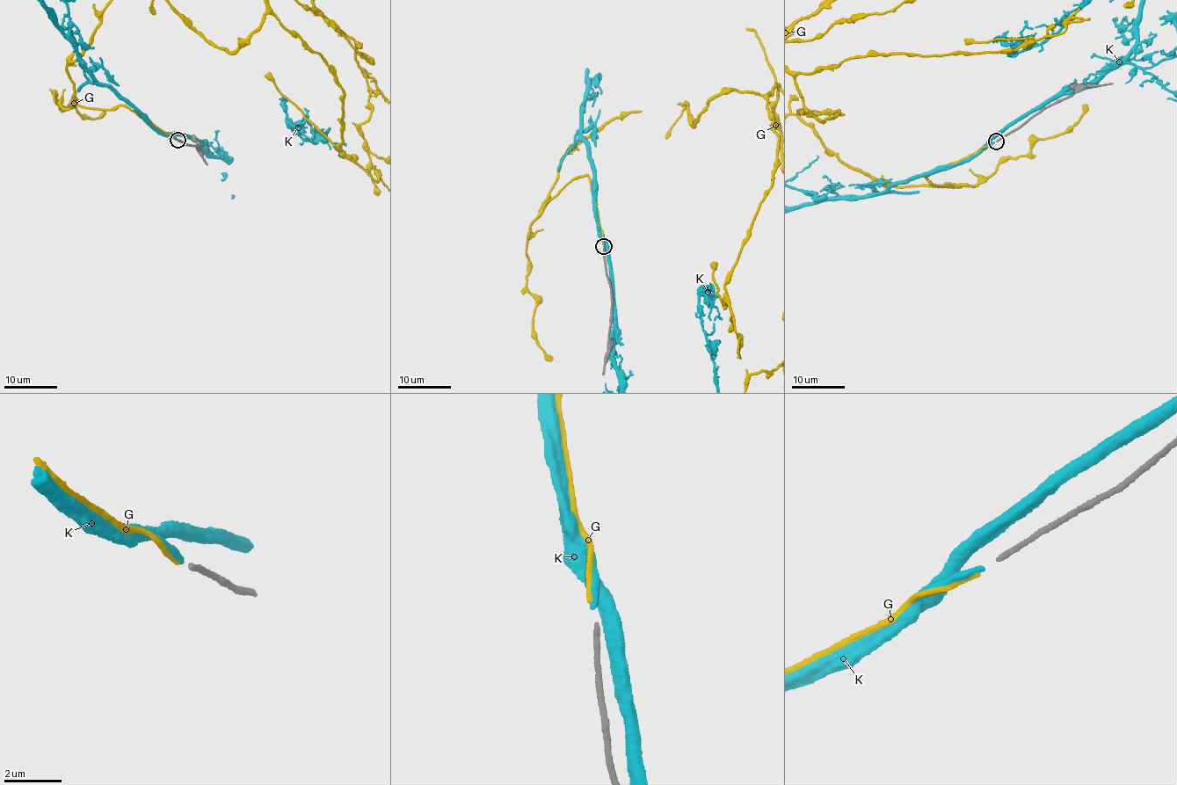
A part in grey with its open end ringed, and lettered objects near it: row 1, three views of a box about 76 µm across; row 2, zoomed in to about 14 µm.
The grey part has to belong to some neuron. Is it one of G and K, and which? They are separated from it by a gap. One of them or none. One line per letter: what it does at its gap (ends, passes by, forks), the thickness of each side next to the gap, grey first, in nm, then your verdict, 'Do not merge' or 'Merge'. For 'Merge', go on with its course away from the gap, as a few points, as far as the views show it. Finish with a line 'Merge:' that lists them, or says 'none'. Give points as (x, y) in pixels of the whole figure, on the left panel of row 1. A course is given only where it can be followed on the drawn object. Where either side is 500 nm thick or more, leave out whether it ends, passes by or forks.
G: It ends there. Thickness 180 nm (grey) against 150 nm. Merge
K: It ends there. Thickness 180 nm (grey) against 220 nm. Do not merge
Merge: G

